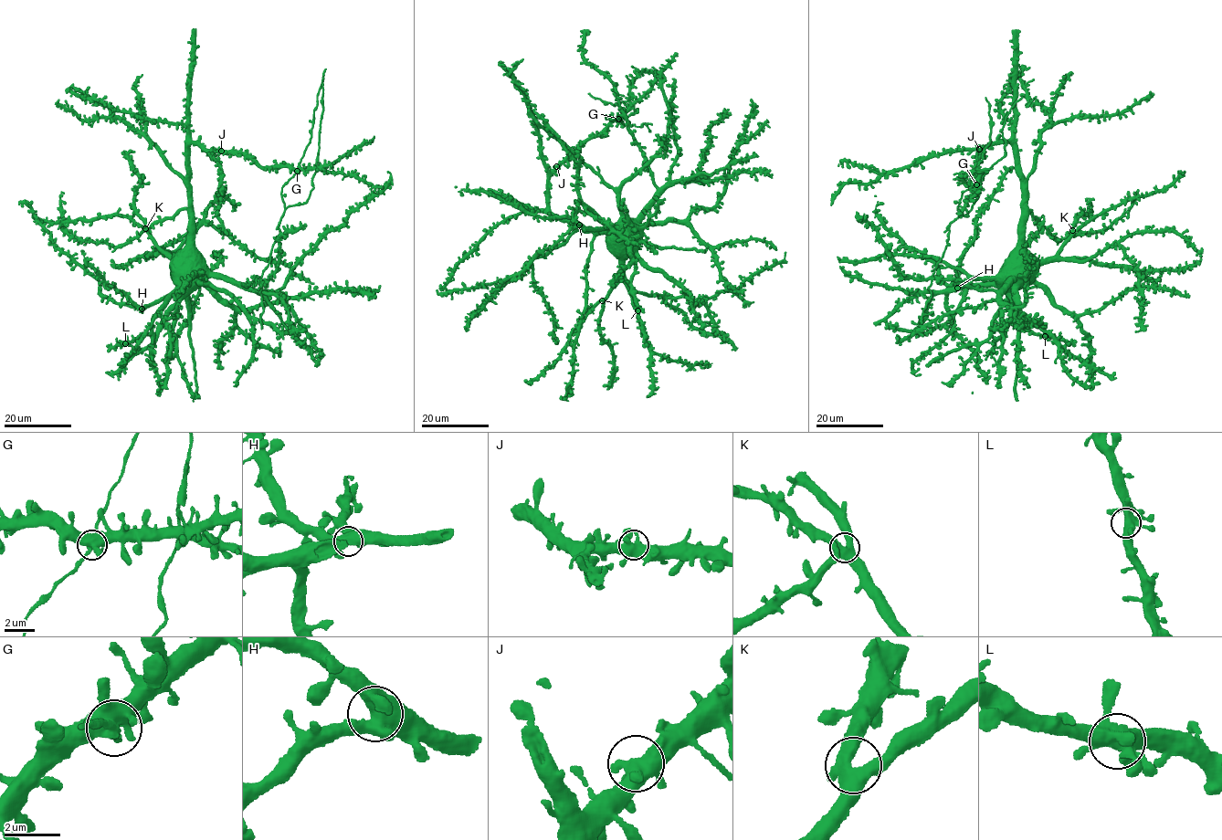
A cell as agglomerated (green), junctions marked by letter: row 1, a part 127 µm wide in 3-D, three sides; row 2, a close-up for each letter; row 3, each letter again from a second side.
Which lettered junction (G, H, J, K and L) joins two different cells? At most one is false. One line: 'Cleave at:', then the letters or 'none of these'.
Cleave at: none of these

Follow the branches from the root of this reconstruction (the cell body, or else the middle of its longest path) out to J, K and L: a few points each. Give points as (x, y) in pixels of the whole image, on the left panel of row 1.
J: (188, 291), (202, 280), (191, 240), (189, 145), (191, 143), (209, 150), (221, 151)
K: (188, 291), (175, 265), (163, 254), (145, 228)
L: (188, 291), (156, 331), (142, 333), (125, 343)

